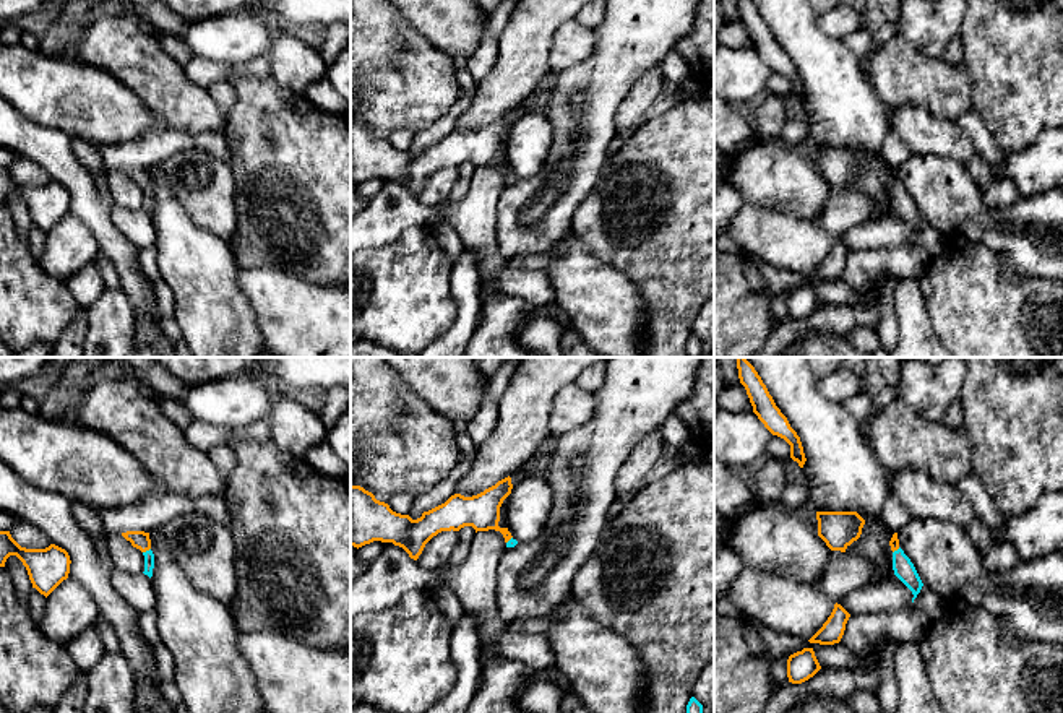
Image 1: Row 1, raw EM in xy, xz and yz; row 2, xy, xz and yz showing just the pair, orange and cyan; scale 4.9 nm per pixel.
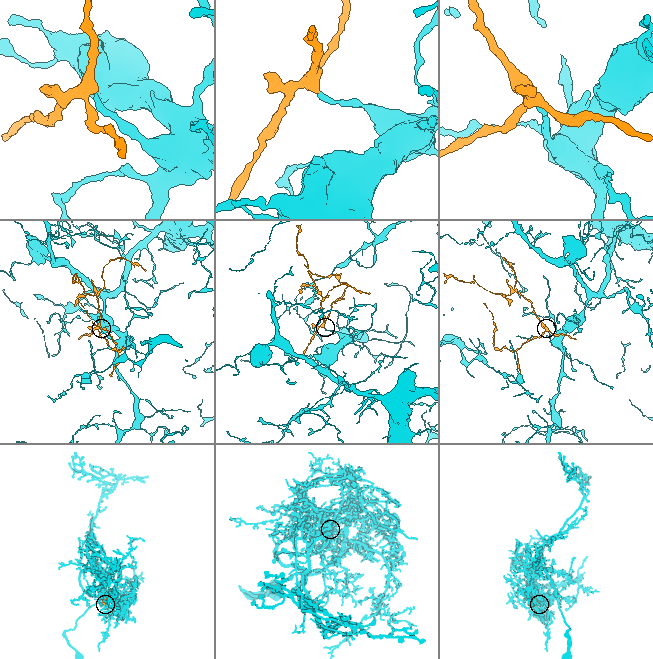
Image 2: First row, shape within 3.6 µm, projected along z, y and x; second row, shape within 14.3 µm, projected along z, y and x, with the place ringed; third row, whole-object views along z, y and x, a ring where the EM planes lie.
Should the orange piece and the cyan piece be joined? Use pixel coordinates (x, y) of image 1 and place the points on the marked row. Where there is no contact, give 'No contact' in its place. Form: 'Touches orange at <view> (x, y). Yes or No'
Touches orange at xy (146, 549). Yes

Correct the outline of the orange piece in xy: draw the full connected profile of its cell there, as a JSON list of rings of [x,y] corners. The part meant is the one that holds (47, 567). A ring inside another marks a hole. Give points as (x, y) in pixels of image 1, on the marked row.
[[[0,531],[0,567],[5,567],[10,555],[16,555],[23,562],[32,588],[45,598],[68,578],[70,555],[55,544],[45,549],[26,549],[11,538],[10,531]]]

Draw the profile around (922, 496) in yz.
[[[904,469],[891,474],[889,492],[912,516],[932,516],[966,529],[977,516],[970,500],[953,482],[941,482],[930,474]]]

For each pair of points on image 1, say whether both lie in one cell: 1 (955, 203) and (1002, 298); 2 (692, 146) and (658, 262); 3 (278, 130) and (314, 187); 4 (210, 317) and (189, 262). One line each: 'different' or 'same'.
1: different
2: same
3: same
4: same

